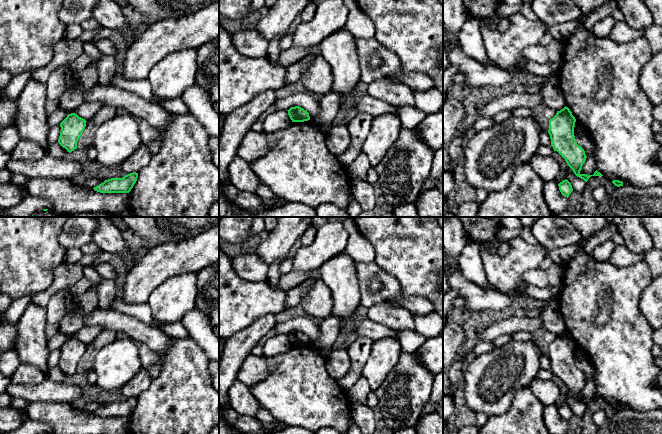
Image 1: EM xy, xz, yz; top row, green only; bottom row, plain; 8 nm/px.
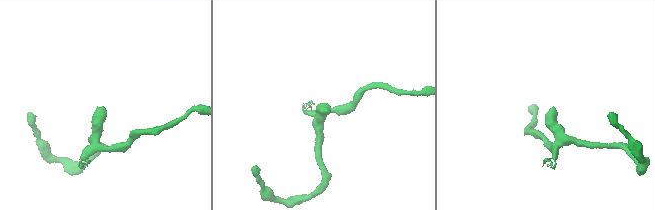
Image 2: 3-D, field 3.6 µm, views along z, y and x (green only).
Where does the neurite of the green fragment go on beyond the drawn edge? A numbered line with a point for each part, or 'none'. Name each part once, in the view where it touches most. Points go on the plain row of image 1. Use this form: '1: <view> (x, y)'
none

